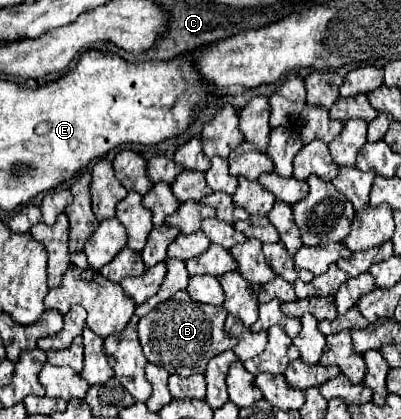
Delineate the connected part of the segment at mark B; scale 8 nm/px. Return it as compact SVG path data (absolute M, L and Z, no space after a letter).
M181 290L173 298L157 304L139 320L139 342L143 346L143 354L151 364L165 368L169 374L191 376L205 372L205 366L213 356L233 348L233 338L229 338L223 328L225 318L227 310L223 306L195 302L189 298L187 290Z

